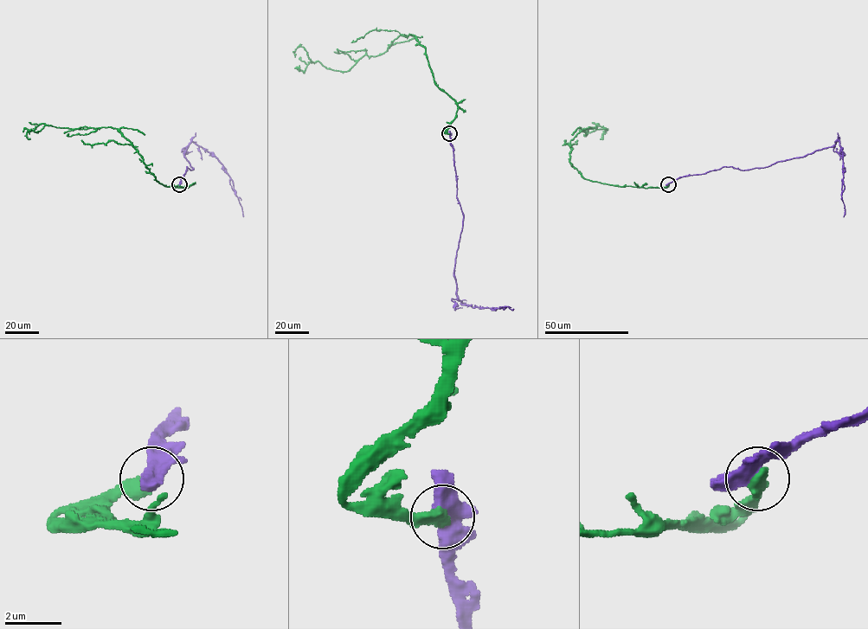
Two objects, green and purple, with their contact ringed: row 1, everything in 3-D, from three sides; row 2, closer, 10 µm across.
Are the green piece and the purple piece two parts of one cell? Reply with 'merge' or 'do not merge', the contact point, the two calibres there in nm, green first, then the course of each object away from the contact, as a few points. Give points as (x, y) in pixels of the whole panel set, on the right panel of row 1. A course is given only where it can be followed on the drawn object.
do not merge; place (668, 184); calibres 500 and 400 nm; course green (668, 184), (586, 180), (569, 162), (570, 141), (588, 127), (606, 129), (581, 130), (592, 128); course purple (668, 184), (682, 176), (724, 166), (763, 168), (804, 157), (839, 141), (843, 152), (844, 216)

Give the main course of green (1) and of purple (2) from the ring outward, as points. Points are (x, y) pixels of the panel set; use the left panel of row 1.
1: (179, 184), (176, 187), (187, 188), (157, 182), (116, 129), (45, 125), (37, 132), (25, 128)
2: (179, 184), (187, 166), (193, 169), (184, 157), (191, 141), (222, 165), (232, 181), (243, 216)

